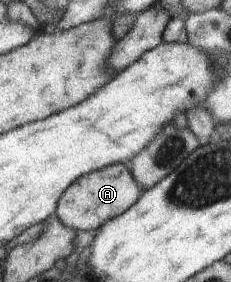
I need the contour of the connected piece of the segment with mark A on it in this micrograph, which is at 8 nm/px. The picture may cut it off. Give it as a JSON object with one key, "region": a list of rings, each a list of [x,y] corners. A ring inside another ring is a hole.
{"region":[[[117,163],[77,179],[58,200],[58,211],[55,214],[64,225],[75,231],[97,230],[108,220],[128,211],[128,208],[140,199],[142,193],[143,190],[129,166]]]}

